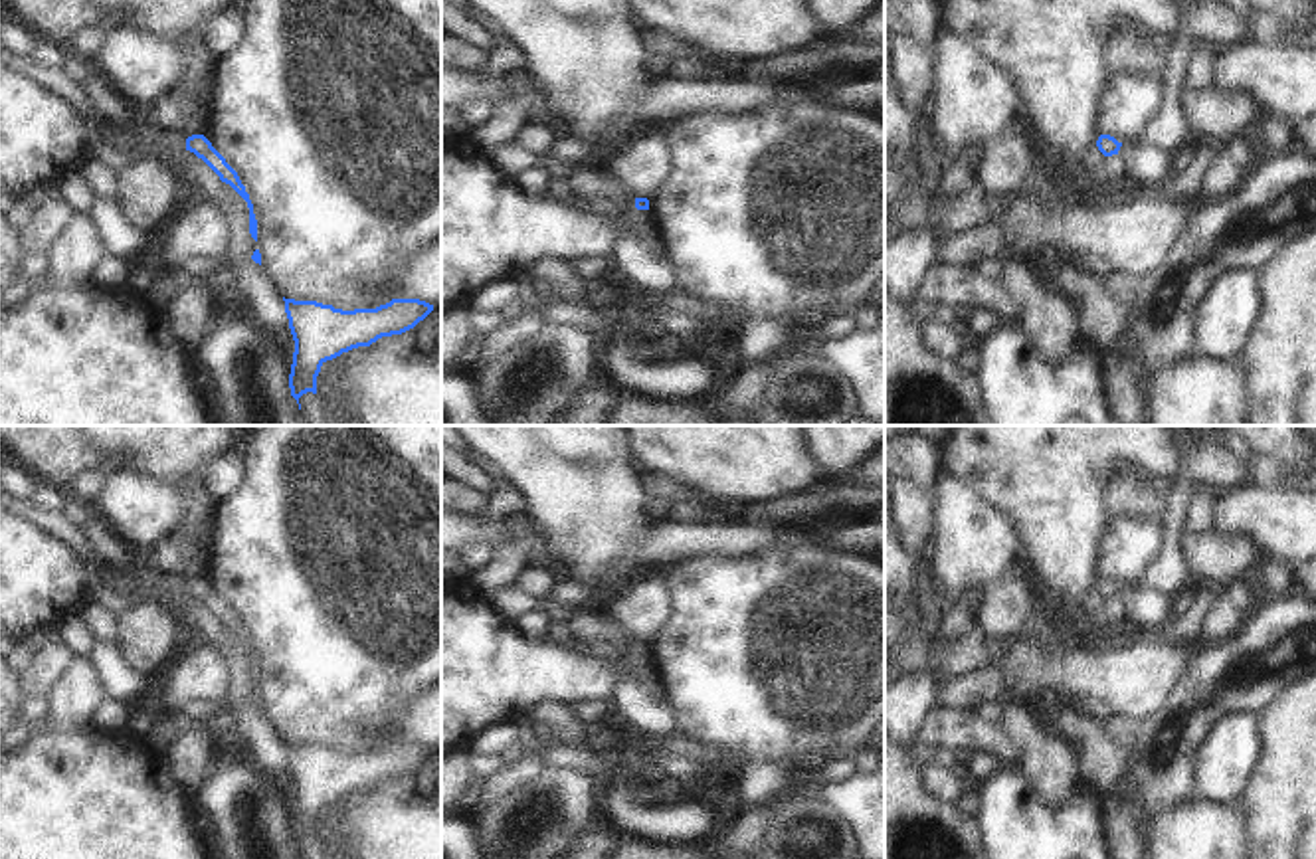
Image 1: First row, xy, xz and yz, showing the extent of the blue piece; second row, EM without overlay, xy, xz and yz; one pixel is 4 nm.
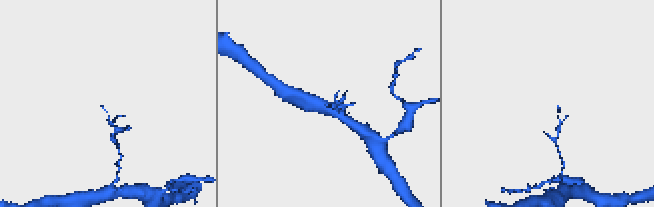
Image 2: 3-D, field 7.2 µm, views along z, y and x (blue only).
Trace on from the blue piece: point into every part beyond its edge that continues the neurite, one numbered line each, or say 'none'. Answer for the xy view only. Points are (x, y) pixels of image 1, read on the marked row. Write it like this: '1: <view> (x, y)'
none

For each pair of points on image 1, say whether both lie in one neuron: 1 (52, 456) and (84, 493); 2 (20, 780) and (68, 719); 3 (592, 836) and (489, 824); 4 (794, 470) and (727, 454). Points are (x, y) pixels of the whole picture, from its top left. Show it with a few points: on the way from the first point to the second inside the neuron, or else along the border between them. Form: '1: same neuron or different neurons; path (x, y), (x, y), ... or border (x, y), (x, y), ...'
1: different neurons; border (95, 468), (82, 470), (66, 491)
2: different neurons; border (82, 727), (70, 733), (44, 733)
3: different neurons; border (592, 818), (574, 838)
4: same neuron; path (778, 462), (760, 454), (743, 454)

